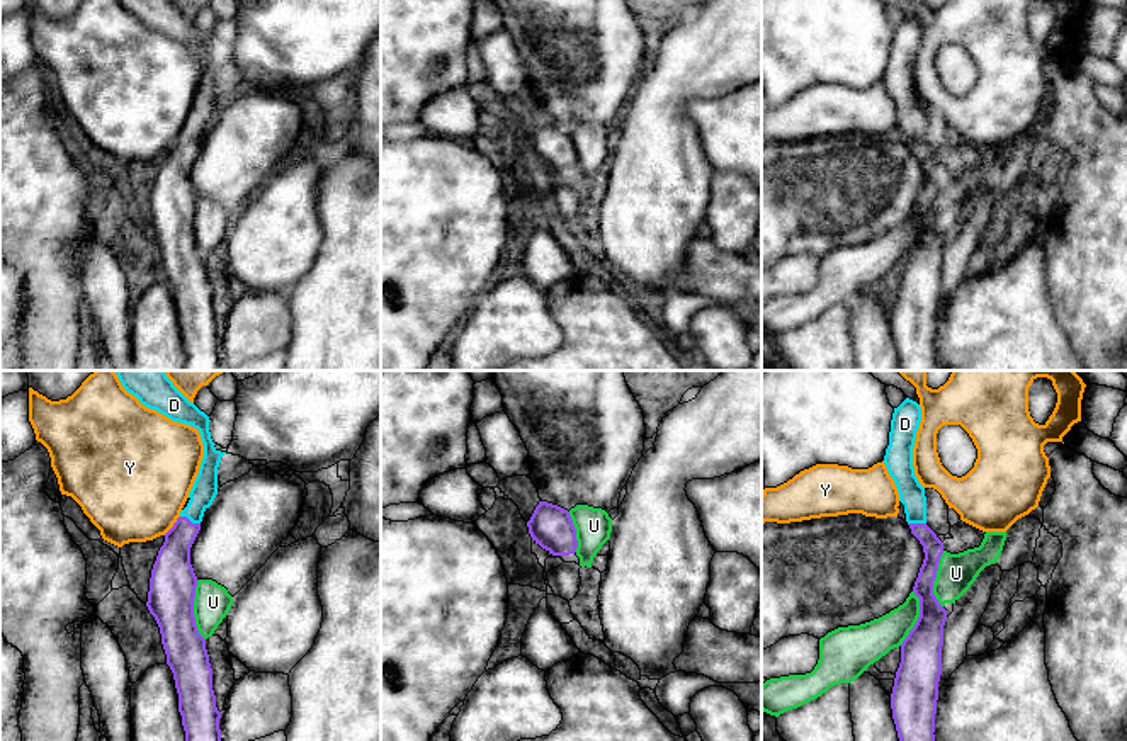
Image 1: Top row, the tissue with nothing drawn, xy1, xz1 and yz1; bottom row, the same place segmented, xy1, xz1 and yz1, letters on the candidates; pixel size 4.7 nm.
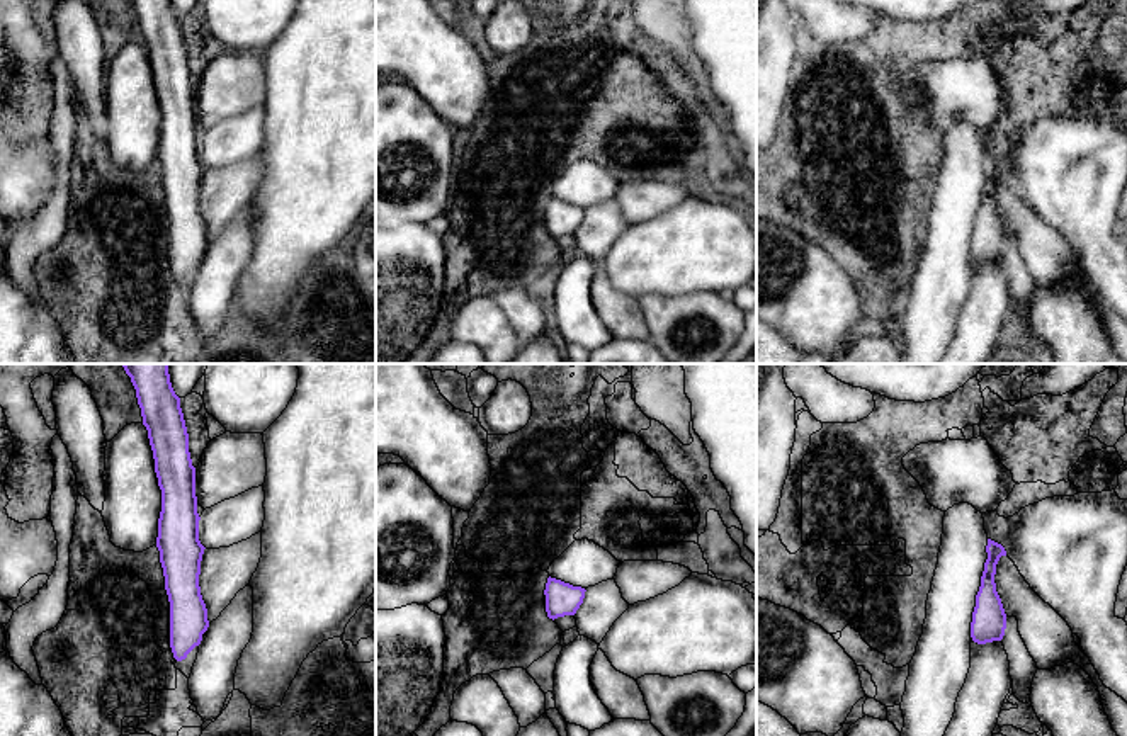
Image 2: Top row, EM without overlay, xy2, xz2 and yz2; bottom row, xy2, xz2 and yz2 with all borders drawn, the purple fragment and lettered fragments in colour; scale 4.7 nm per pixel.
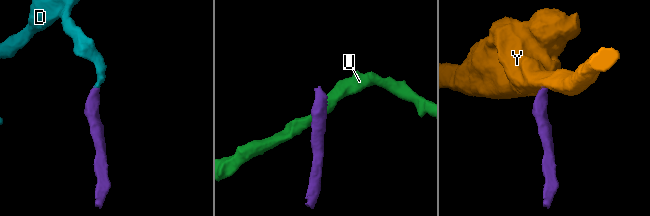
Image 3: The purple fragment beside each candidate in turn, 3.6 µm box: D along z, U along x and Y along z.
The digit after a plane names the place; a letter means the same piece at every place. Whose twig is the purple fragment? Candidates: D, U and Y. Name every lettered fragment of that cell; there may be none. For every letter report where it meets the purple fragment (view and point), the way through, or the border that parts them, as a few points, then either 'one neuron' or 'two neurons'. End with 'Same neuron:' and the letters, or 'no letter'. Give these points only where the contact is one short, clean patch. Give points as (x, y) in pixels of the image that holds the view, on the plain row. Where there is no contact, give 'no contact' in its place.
D: xy1 (189, 140) | across xy1 (172, 189), (177, 160), (189, 140), (204, 109) | one neuron
U: xy1 (192, 230) | along xy1 (198, 199), (194, 243), (204, 259) | two neurons
Y: xy1 (174, 145) | along xy1 (179, 135), (164, 153) | two neurons
Same neuron: D

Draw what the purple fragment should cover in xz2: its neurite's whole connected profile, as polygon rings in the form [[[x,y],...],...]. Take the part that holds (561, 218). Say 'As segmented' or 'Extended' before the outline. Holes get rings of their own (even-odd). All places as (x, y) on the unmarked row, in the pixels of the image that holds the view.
As segmented. [[[547,197],[546,202],[546,231],[549,238],[575,235],[585,218],[585,207],[573,206],[556,197]]]

